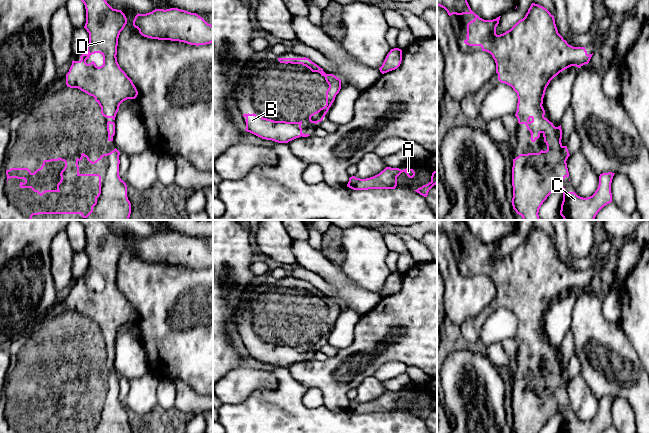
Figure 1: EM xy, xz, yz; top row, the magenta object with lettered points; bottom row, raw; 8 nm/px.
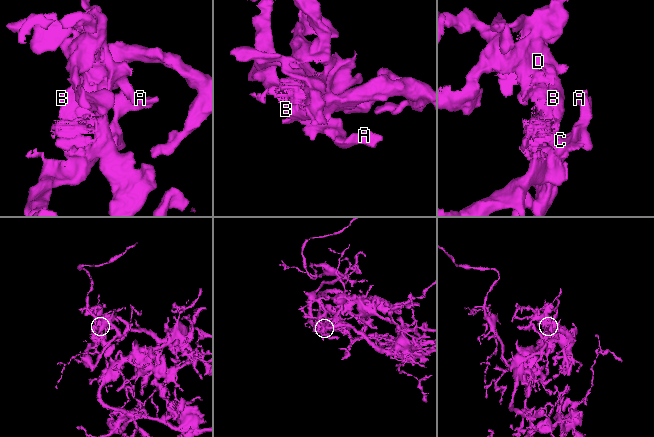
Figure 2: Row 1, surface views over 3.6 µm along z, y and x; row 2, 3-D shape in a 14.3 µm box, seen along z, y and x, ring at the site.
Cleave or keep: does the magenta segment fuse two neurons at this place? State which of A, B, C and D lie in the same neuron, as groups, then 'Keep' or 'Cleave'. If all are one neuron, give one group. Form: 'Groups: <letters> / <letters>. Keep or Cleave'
Groups: A B C D. Keep

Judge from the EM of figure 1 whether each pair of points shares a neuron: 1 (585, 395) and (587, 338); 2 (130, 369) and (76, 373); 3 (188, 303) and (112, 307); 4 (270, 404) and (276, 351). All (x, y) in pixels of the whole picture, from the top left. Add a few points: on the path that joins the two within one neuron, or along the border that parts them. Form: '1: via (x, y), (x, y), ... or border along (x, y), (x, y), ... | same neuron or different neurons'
1: border along (579, 373), (588, 388), (599, 399) | different neurons
2: border along (114, 347), (113, 369), (120, 376) | different neurons
3: border along (118, 288), (134, 309), (137, 315), (136, 321) | different neurons
4: border along (278, 366), (287, 367) | different neurons

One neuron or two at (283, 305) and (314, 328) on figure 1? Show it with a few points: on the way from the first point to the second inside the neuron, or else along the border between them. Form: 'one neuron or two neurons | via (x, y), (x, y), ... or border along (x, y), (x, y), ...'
one neuron | via (291, 313), (306, 328)

